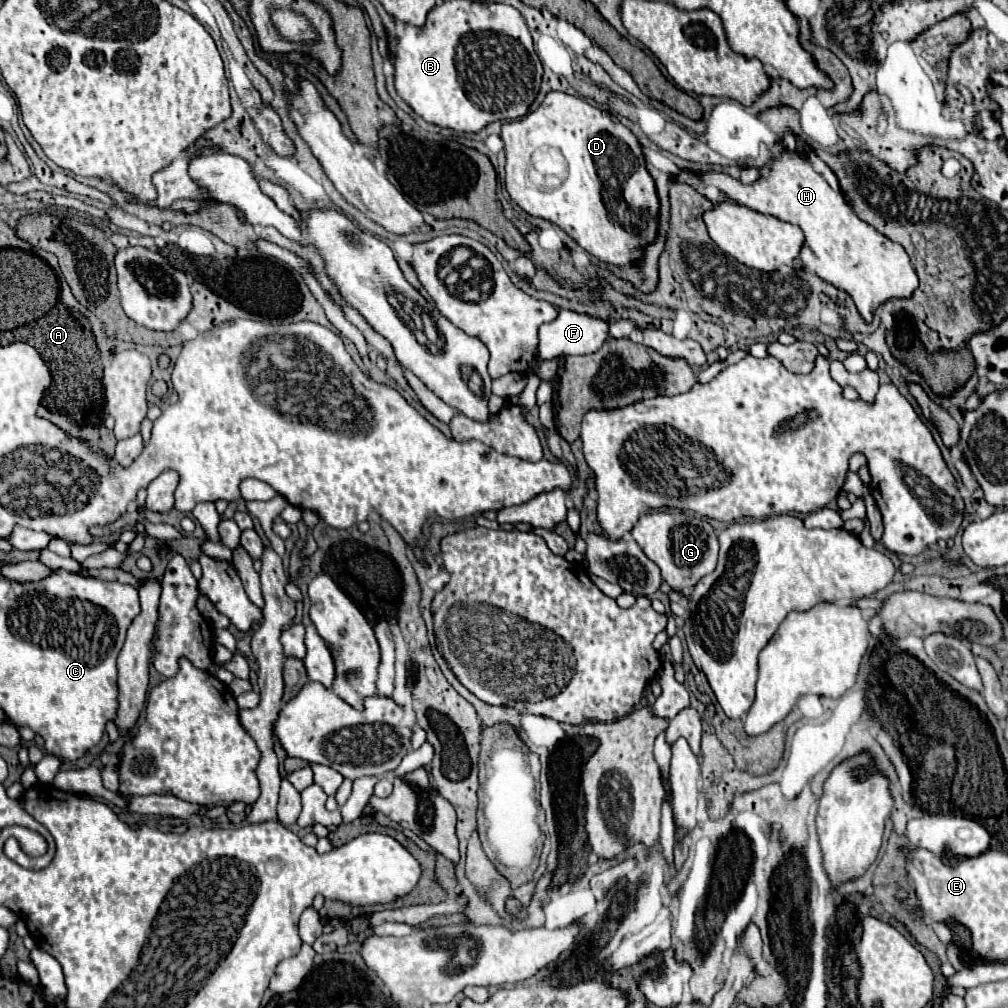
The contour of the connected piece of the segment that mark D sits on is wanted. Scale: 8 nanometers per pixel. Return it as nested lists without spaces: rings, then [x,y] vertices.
[[[550,91],[538,109],[504,123],[500,137],[506,151],[506,189],[514,203],[528,215],[548,219],[564,229],[580,247],[600,261],[630,265],[640,259],[640,247],[656,235],[656,187],[646,171],[638,139],[610,111],[600,111],[586,99]]]

